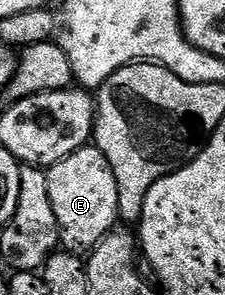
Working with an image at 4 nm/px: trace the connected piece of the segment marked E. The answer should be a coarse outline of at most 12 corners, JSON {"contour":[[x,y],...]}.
{"contour":[[106,155],[47,166],[63,248],[91,253],[120,221]]}

